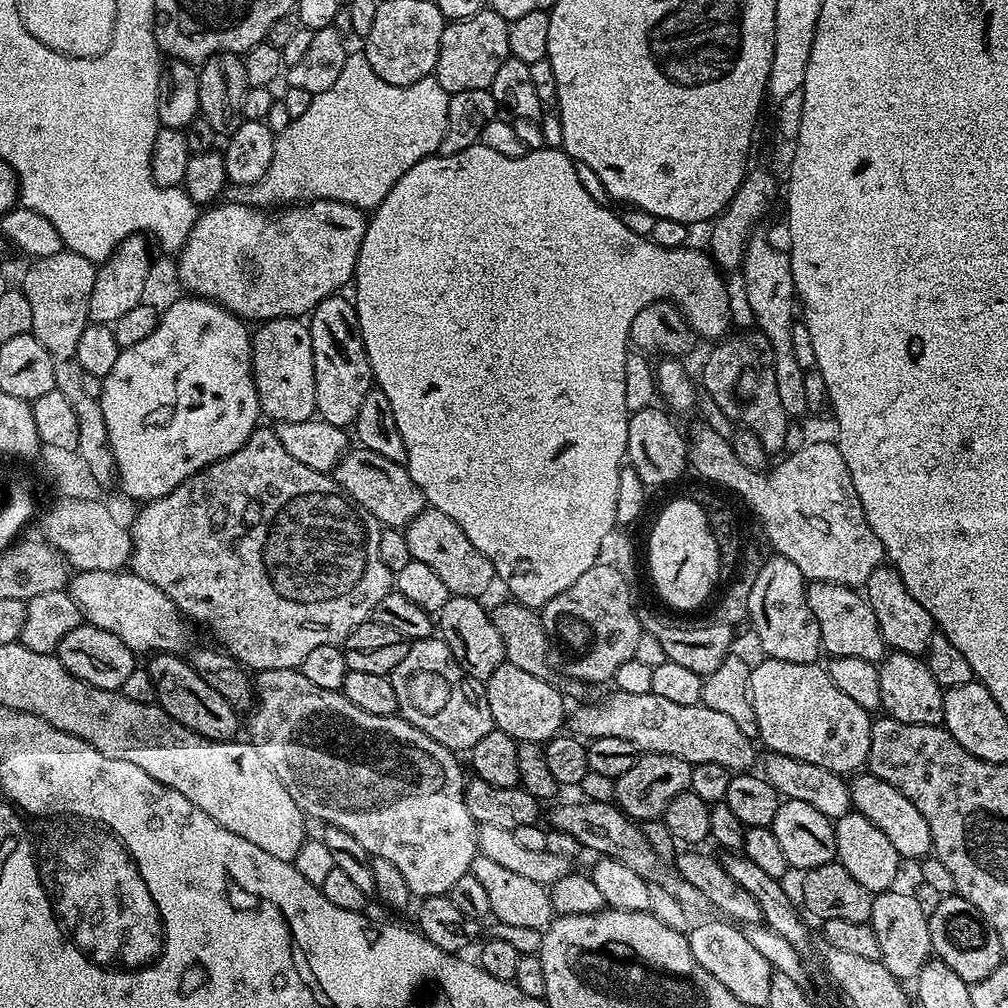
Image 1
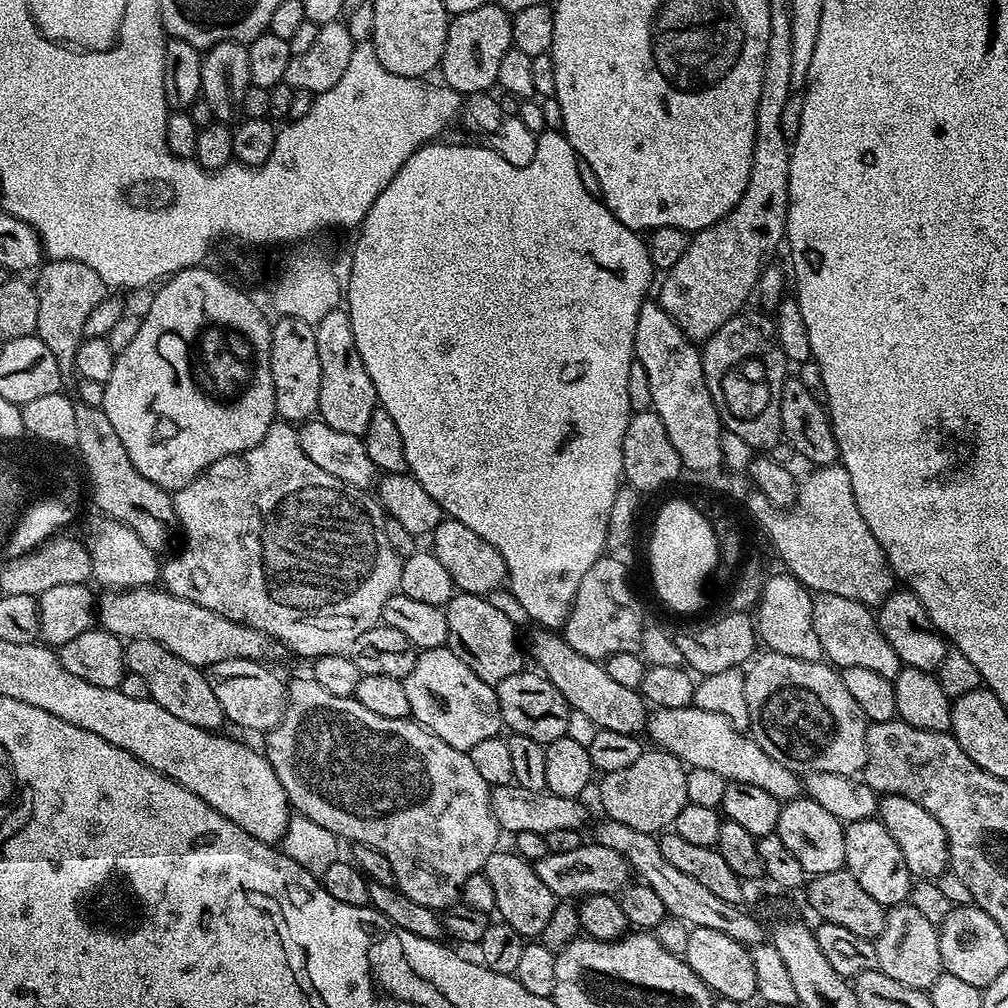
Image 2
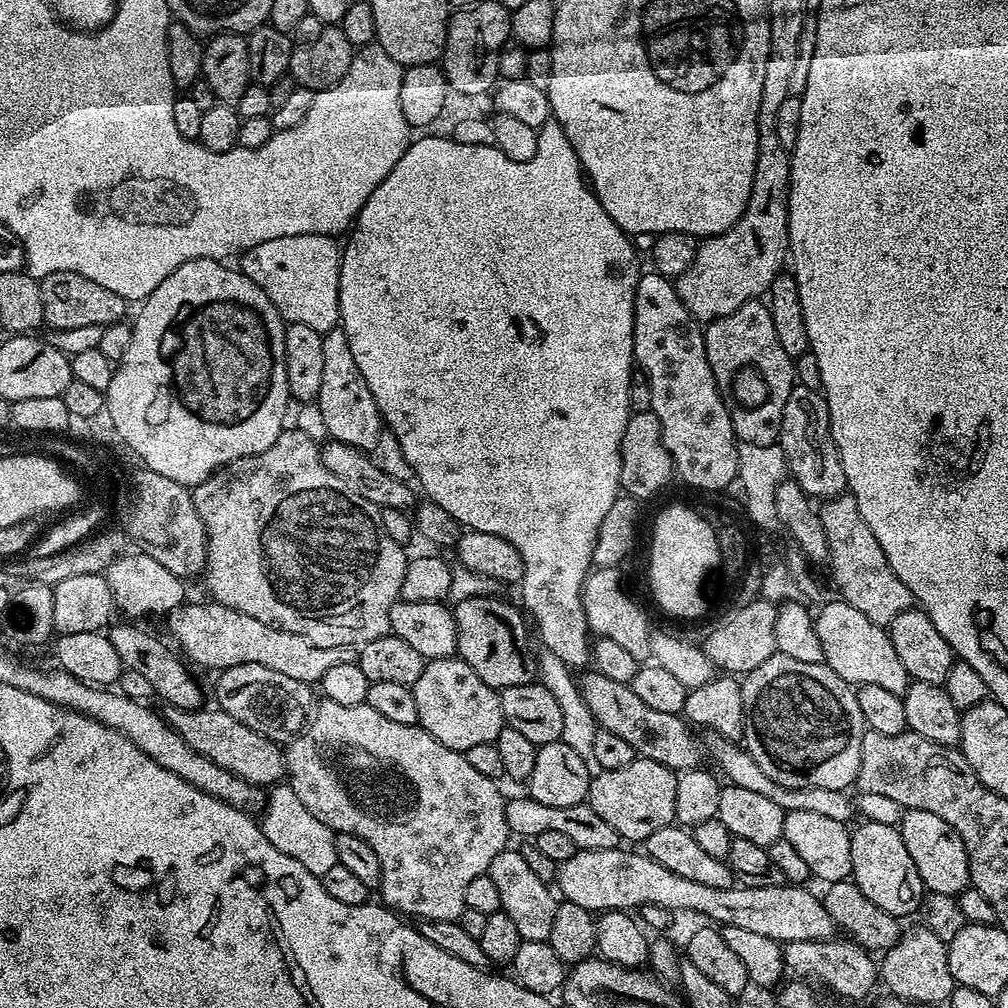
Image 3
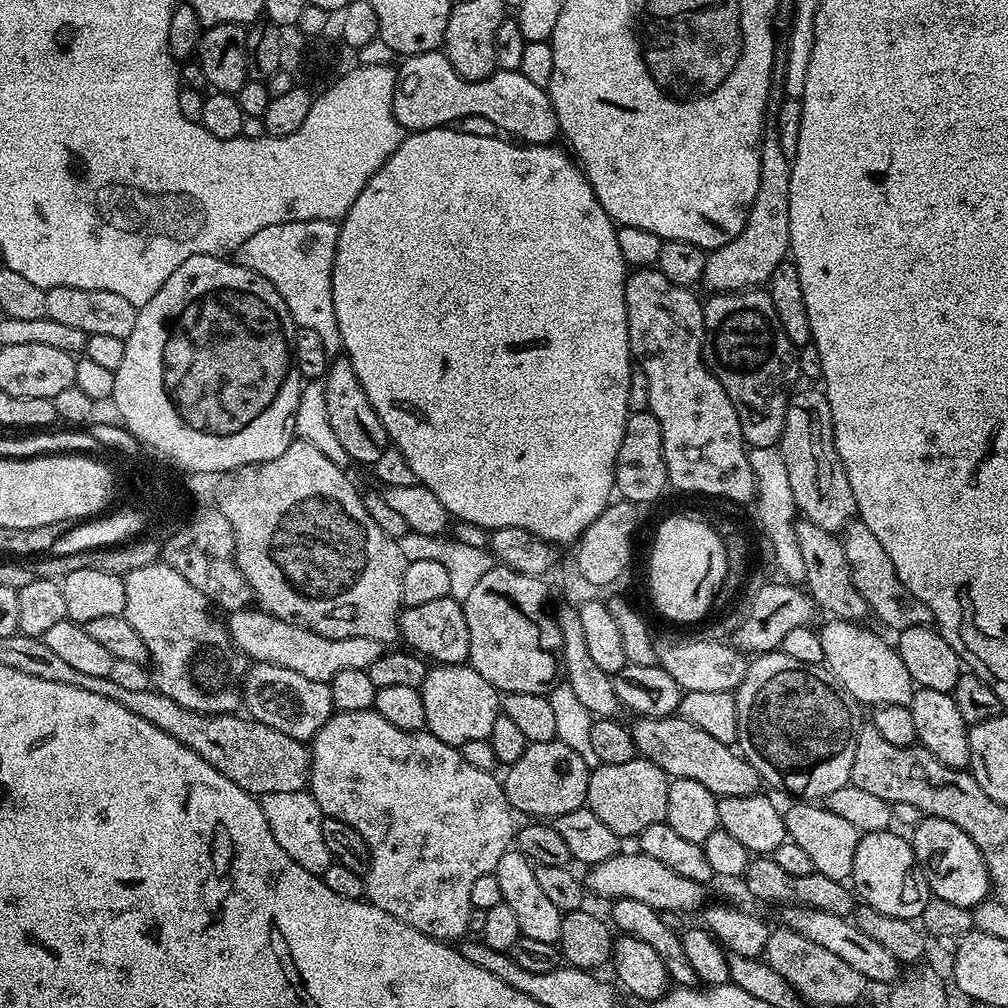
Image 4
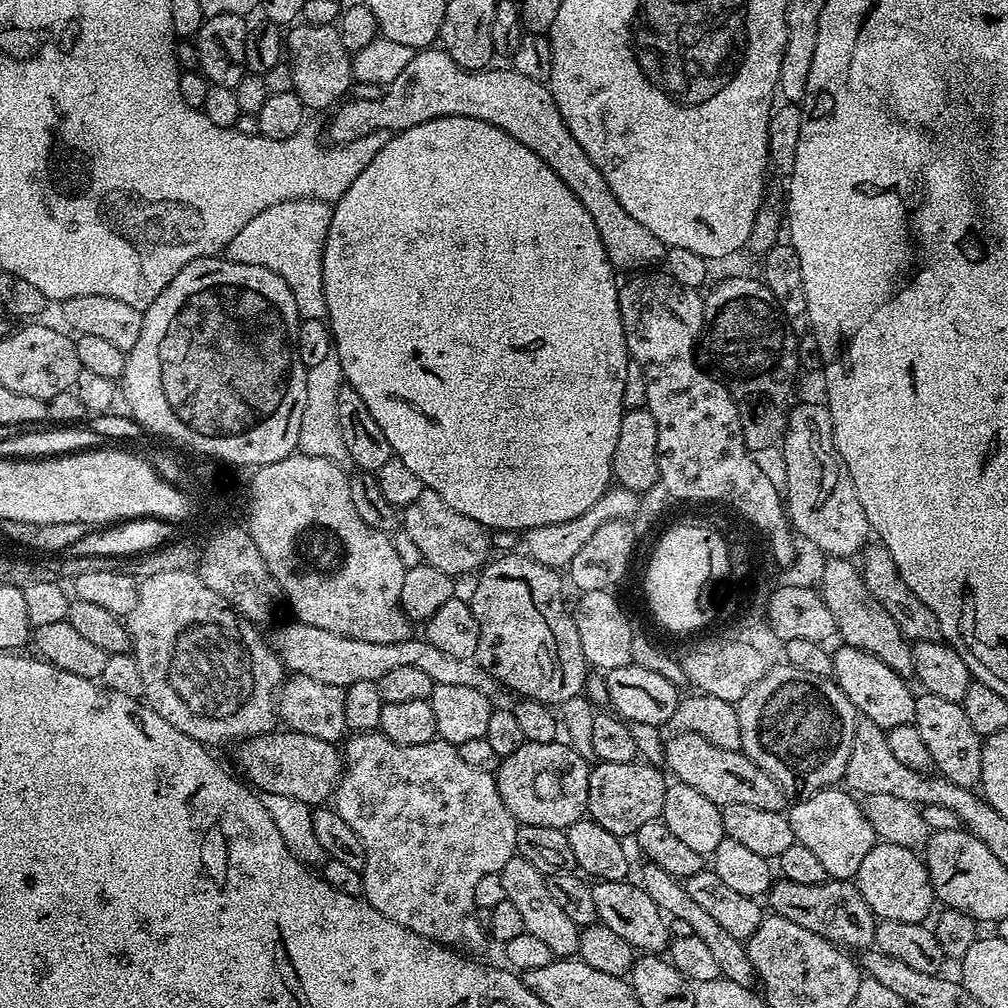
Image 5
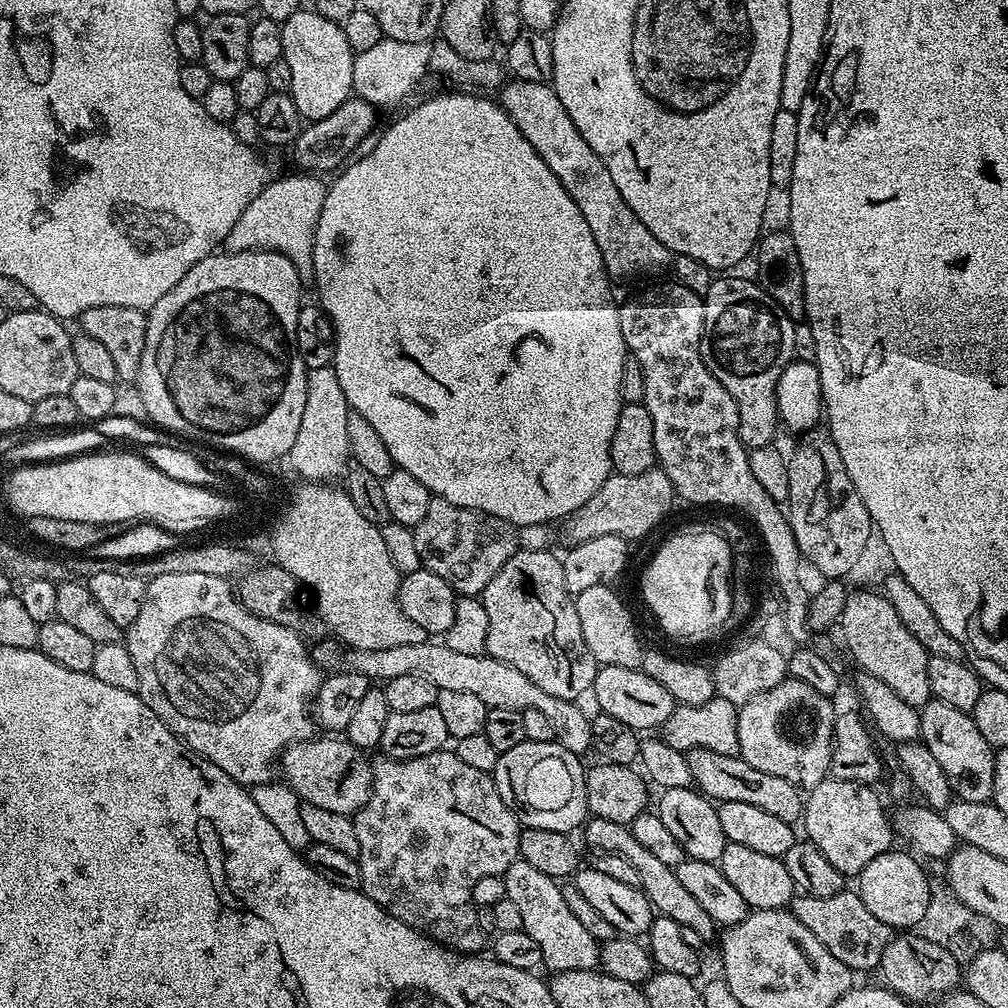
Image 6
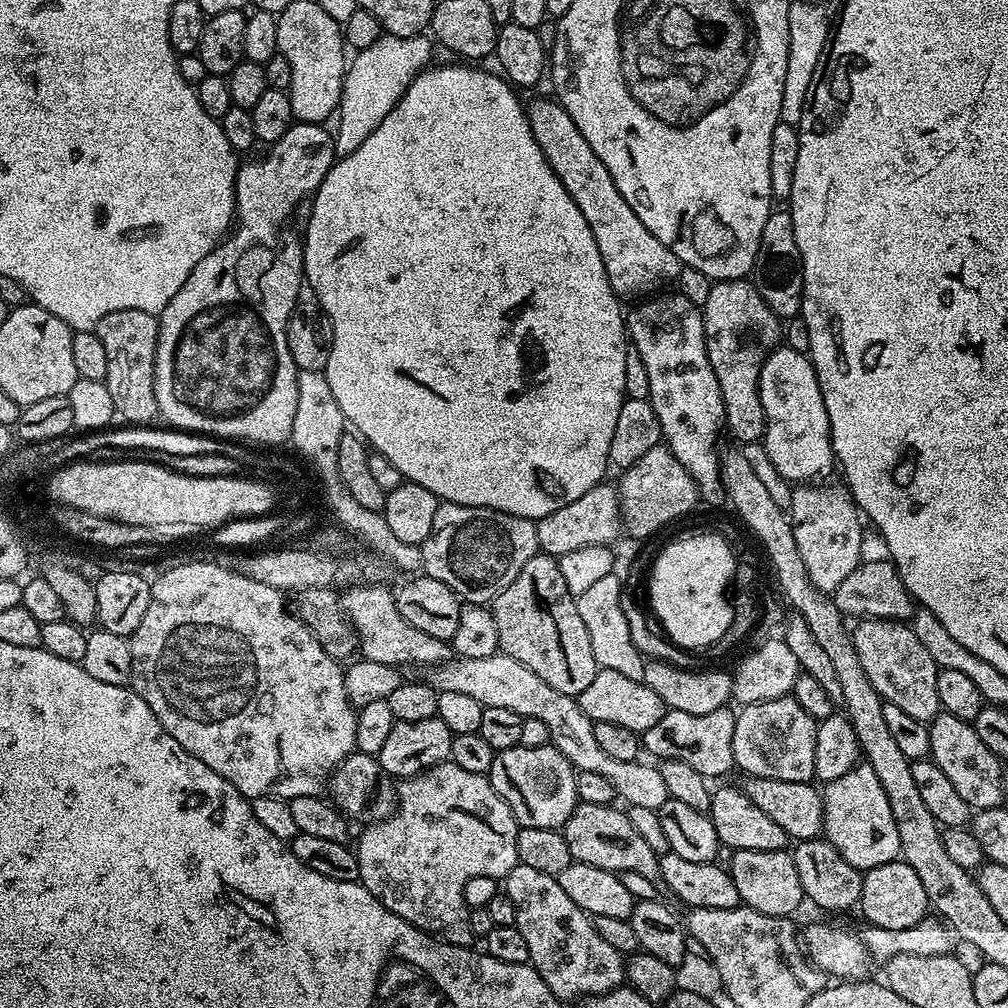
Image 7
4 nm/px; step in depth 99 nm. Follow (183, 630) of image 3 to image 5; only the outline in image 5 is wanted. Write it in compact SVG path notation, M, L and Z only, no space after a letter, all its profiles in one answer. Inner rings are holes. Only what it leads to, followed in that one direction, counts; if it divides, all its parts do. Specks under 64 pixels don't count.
M291 623L273 630L270 647L279 656L289 673L314 678L314 682L346 689L354 682L376 681L382 678L382 674L387 674L390 670L399 670L401 666L418 666L418 670L422 670L430 677L433 685L474 686L474 690L489 697L495 693L495 688L498 688L497 681L493 680L491 674L480 667L475 659L454 658L454 654L446 654L438 650L438 646L423 638L409 638L393 644L362 642L358 638L330 634L330 630L322 630L319 626Z

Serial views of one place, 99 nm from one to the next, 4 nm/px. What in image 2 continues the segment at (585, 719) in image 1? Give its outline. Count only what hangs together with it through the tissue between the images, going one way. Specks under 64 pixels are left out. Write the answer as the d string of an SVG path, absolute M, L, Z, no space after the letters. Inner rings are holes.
M695 706L691 708L658 708L648 717L646 736L653 740L657 749L669 752L683 760L688 768L701 768L702 770L718 770L722 778L733 784L749 784L750 786L762 786L766 794L774 794L774 798L781 802L799 800L802 796L802 780L799 775L782 766L782 762L774 762L762 746L753 740L748 732L740 732L722 714L710 714L710 710L702 710Z

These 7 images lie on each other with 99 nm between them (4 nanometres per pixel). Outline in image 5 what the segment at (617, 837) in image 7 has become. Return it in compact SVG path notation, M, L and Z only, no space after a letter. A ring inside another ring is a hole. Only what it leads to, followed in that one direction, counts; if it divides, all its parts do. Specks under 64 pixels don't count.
M645 863L643 867L644 869L641 870L640 877L638 877L638 883L646 890L646 894L650 894L650 898L654 898L654 902L665 917L685 924L688 927L685 929L691 935L702 938L702 942L706 942L712 957L716 959L721 977L725 981L728 979L736 988L752 988L754 973L752 963L748 960L747 947L741 941L735 940L707 910L702 910L702 906L698 906L698 902L694 902L694 898L690 898L690 894L686 894L683 883L677 877L666 874L666 870L662 870L662 866Z

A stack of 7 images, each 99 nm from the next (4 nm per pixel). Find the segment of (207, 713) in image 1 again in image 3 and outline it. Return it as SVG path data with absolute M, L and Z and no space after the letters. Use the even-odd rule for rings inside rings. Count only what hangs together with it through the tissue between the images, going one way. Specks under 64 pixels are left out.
M113 623L106 632L110 642L114 642L114 650L118 650L118 658L123 662L124 667L139 670L150 681L153 693L165 700L163 702L165 705L186 710L201 707L205 703L204 692L200 689L199 682L192 677L193 669L175 651L172 653L154 633L139 628L136 625L139 623L124 623L128 624Z

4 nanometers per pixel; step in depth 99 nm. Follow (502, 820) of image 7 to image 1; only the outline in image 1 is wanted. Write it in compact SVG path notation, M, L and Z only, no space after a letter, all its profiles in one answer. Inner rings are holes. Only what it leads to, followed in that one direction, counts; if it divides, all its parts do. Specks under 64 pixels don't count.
M287 668L286 670L266 670L265 672L256 672L254 676L254 705L256 709L252 712L252 717L246 720L246 732L248 728L247 739L262 754L262 759L266 761L266 766L278 774L282 786L290 790L290 798L298 802L298 806L304 811L305 817L321 820L321 825L327 826L333 824L346 834L354 834L362 846L366 846L368 855L371 857L386 858L386 862L394 862L395 868L401 872L402 878L406 878L406 886L410 886L413 897L423 898L425 896L447 896L449 890L466 874L472 870L474 858L478 855L476 847L476 833L478 825L476 820L466 810L464 801L464 785L466 775L464 768L460 765L460 760L453 749L442 746L442 742L434 742L430 734L418 730L418 726L405 720L403 716L379 716L378 714L366 714L366 710L358 710L354 702L345 698L343 691L335 692L334 690L322 690L314 686L314 682L308 681L299 670Z

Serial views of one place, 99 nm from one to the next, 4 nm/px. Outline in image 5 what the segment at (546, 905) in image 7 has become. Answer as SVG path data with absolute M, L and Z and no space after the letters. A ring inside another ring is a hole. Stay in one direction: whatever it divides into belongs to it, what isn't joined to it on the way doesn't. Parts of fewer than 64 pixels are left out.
M512 856L506 866L502 866L499 872L502 878L502 887L506 889L506 900L514 902L514 907L524 923L524 931L534 934L534 938L539 938L545 946L550 946L553 957L572 958L577 955L576 947L580 941L580 928L574 922L570 922L570 917L550 898L550 890L546 890L545 876L526 858Z

